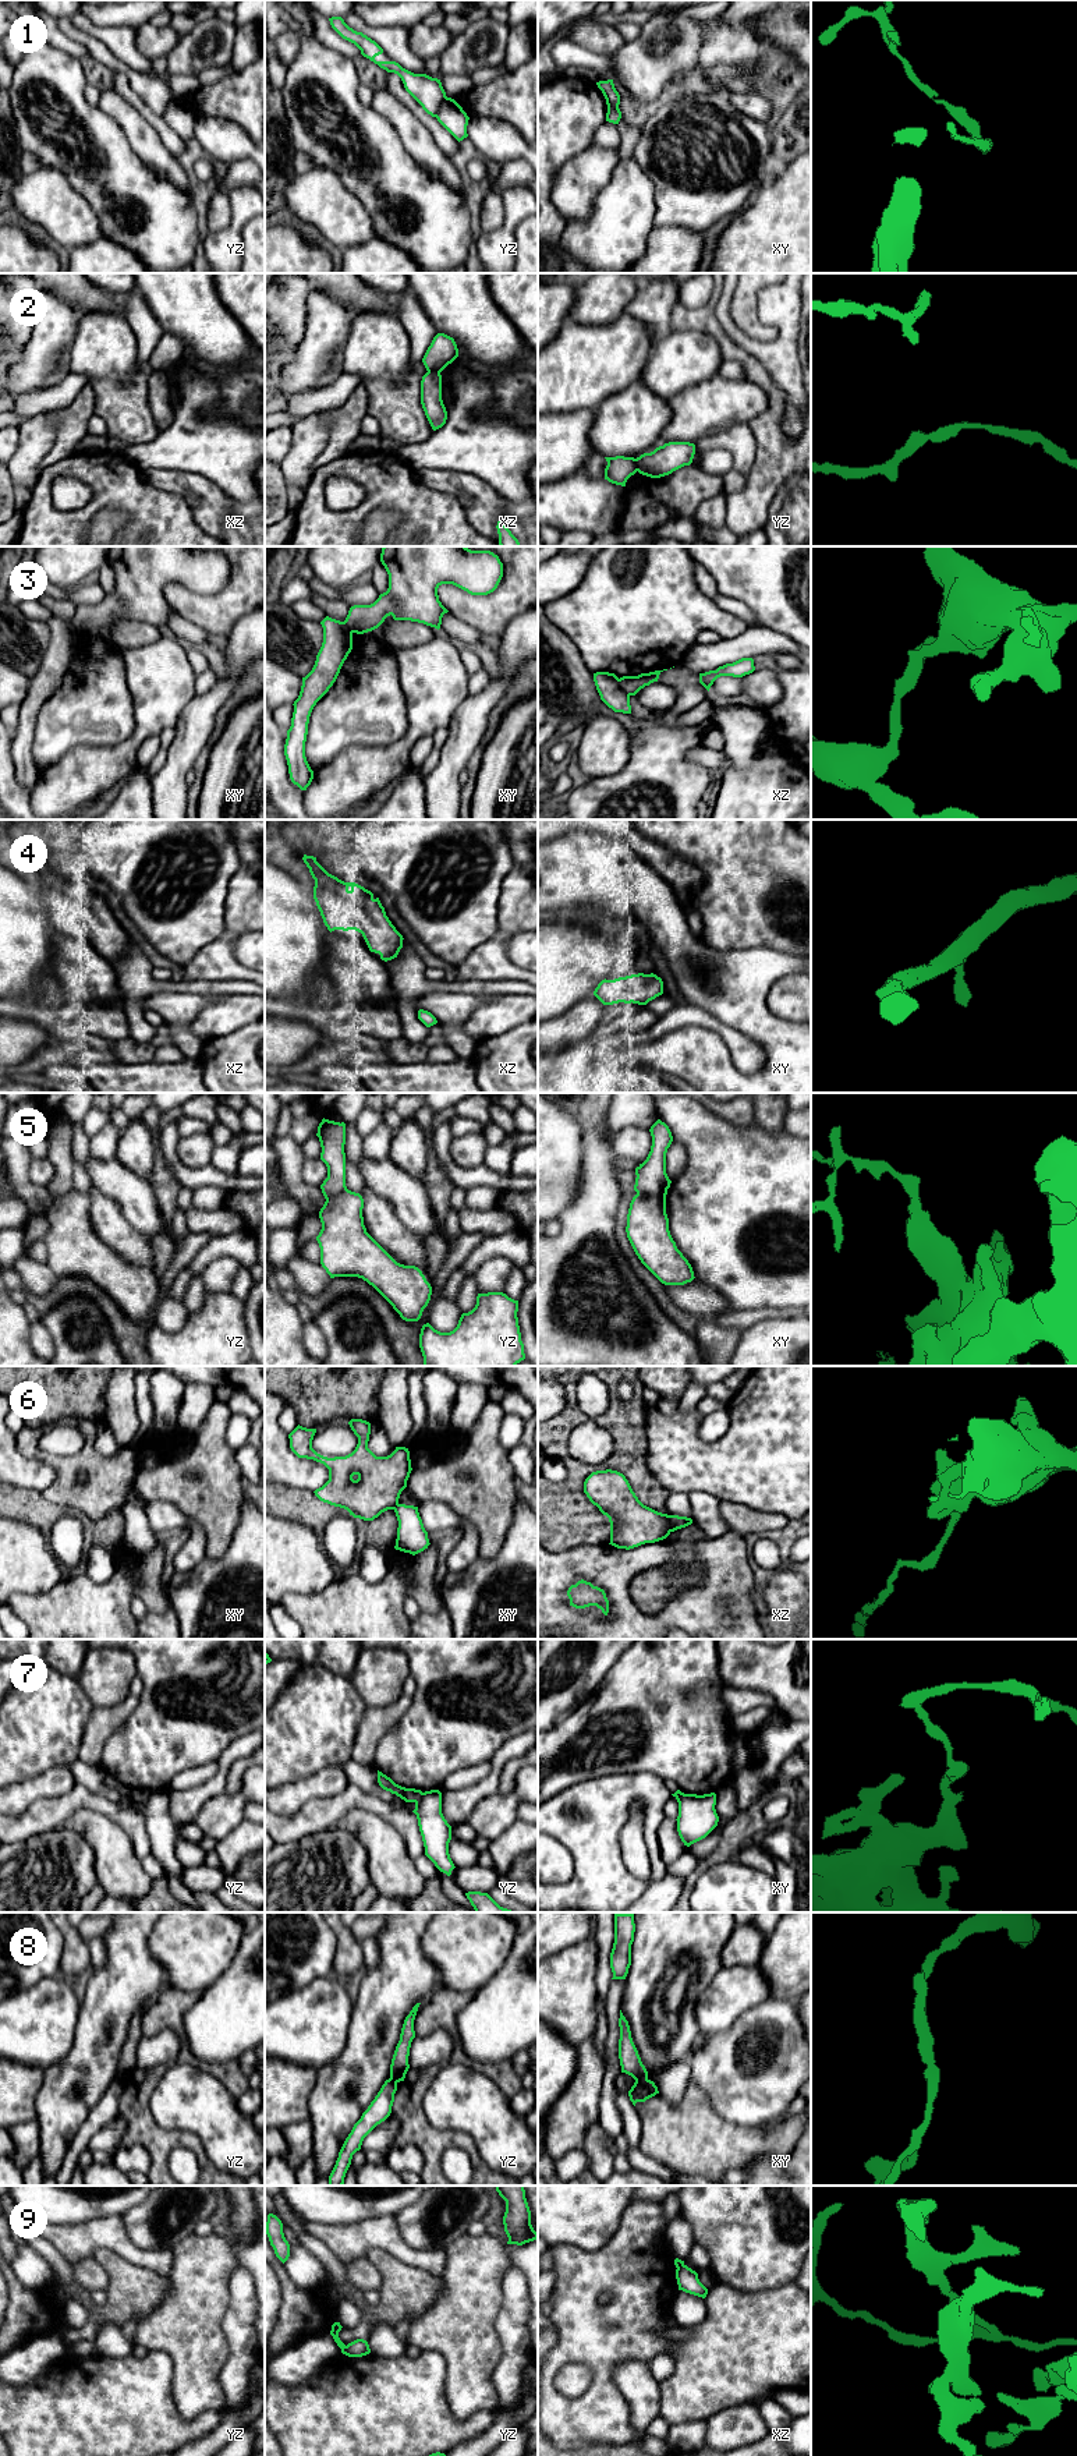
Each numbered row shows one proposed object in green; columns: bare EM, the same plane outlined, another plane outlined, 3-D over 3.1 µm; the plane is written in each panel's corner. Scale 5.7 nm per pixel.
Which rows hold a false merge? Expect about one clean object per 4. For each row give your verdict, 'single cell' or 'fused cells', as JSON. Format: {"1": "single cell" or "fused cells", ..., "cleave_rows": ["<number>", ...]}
{"1": "fused cells", "2": "fused cells", "3": "fused cells", "4": "single cell", "5": "fused cells", "6": "fused cells", "7": "fused cells", "8": "fused cells", "9": "fused cells", "cleave_rows": ["1", "2", "3", "5", "6", "7", "8", "9"]}

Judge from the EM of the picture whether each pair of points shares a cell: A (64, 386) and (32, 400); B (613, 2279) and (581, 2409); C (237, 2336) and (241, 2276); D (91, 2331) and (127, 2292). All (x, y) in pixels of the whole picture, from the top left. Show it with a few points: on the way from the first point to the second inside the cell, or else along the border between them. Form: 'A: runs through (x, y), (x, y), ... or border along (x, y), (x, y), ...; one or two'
A: runs through (56, 395), (52, 399), (41, 400); one
B: runs through (620, 2311), (620, 2327), (602, 2345), (602, 2377); one
C: runs through (238, 2321), (241, 2314), (241, 2292); one
D: runs through (99, 2321), (119, 2301); one

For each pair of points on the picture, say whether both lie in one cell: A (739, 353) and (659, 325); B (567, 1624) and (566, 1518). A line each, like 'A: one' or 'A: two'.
A: two
B: two

